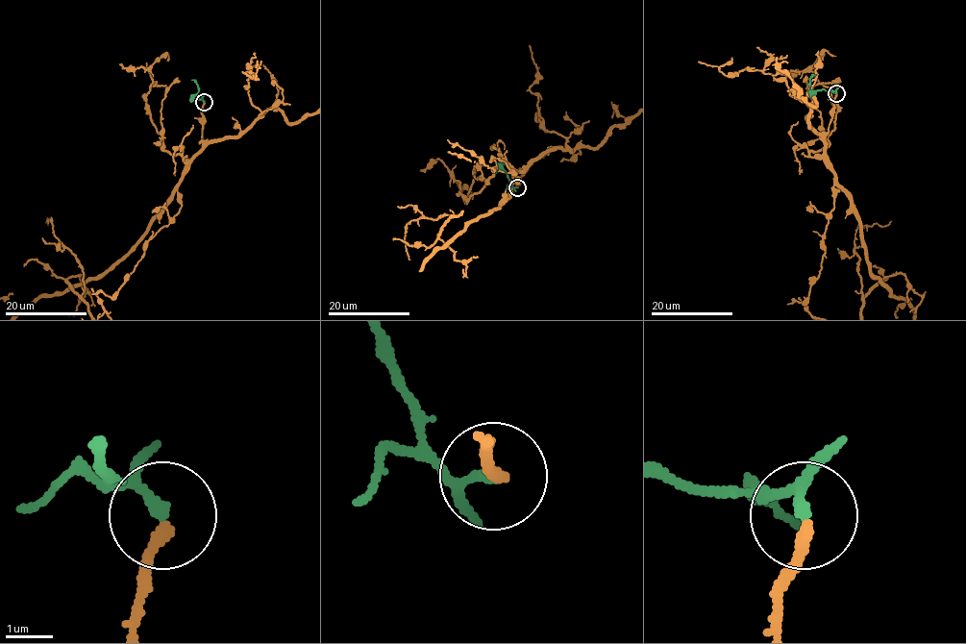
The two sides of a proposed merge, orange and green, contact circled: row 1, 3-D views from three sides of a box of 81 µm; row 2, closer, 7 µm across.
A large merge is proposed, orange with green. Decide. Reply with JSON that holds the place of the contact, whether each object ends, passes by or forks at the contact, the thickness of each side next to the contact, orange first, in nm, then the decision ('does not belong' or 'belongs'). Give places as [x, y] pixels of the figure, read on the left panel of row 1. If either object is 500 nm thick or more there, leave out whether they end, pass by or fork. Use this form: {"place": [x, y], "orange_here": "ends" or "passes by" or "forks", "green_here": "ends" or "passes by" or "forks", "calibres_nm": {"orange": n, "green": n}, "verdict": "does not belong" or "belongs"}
{"place": [204, 102], "orange_here": "ends", "green_here": "passes by", "calibres_nm": {"orange": 240, "green": 180}, "verdict": "belongs"}

